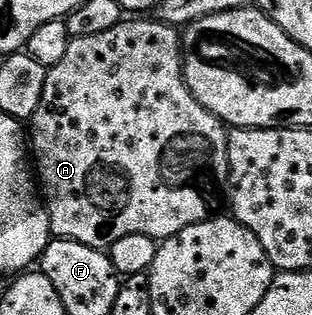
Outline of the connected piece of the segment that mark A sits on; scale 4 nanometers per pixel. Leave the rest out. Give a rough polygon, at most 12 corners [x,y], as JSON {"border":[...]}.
{"border":[[132,17],[48,68],[57,239],[163,241],[226,203],[182,35]]}

